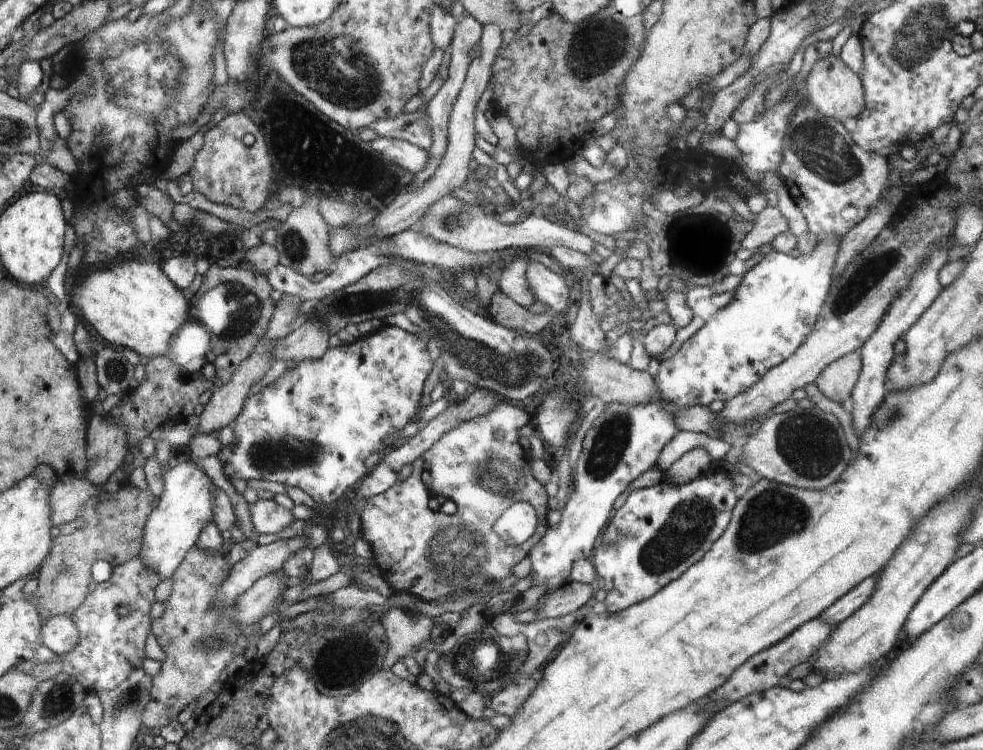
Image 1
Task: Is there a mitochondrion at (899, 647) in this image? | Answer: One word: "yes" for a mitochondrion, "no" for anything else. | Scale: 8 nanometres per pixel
no

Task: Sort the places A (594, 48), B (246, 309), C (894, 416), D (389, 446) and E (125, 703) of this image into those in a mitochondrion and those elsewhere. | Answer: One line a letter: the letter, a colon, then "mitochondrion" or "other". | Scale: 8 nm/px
A: mitochondrion
B: mitochondrion
C: mitochondrion
D: other
E: mitochondrion

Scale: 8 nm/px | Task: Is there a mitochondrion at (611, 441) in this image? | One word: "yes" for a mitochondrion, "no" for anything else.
yes

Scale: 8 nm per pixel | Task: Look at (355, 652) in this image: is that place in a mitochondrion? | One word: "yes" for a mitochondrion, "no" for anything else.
yes

